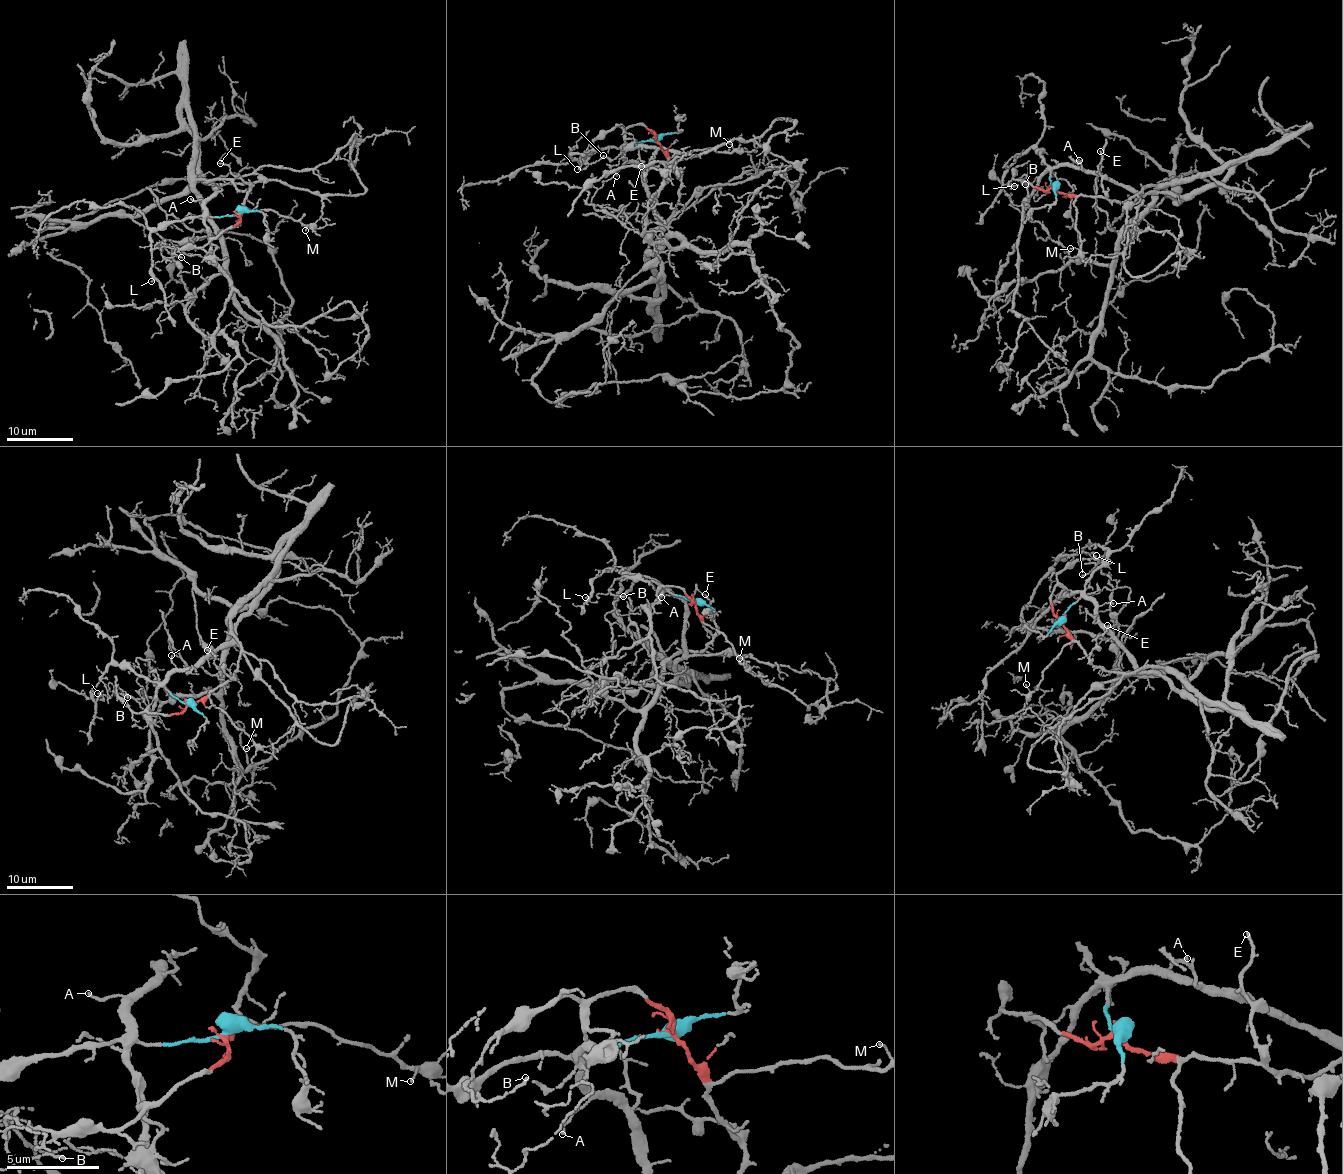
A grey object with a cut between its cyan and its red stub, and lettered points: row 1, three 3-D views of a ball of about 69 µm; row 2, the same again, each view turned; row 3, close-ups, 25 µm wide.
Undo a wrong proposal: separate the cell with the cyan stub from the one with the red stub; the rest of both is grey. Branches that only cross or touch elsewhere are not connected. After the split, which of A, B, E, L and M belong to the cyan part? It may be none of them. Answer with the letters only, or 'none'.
A, L

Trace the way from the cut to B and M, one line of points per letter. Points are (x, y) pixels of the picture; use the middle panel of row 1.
B: (655, 141), (654, 133), (644, 125), (612, 127), (589, 143), (582, 158), (587, 164), (603, 156)
M: (655, 141), (671, 156), (704, 149), (726, 153), (733, 147), (729, 143)

